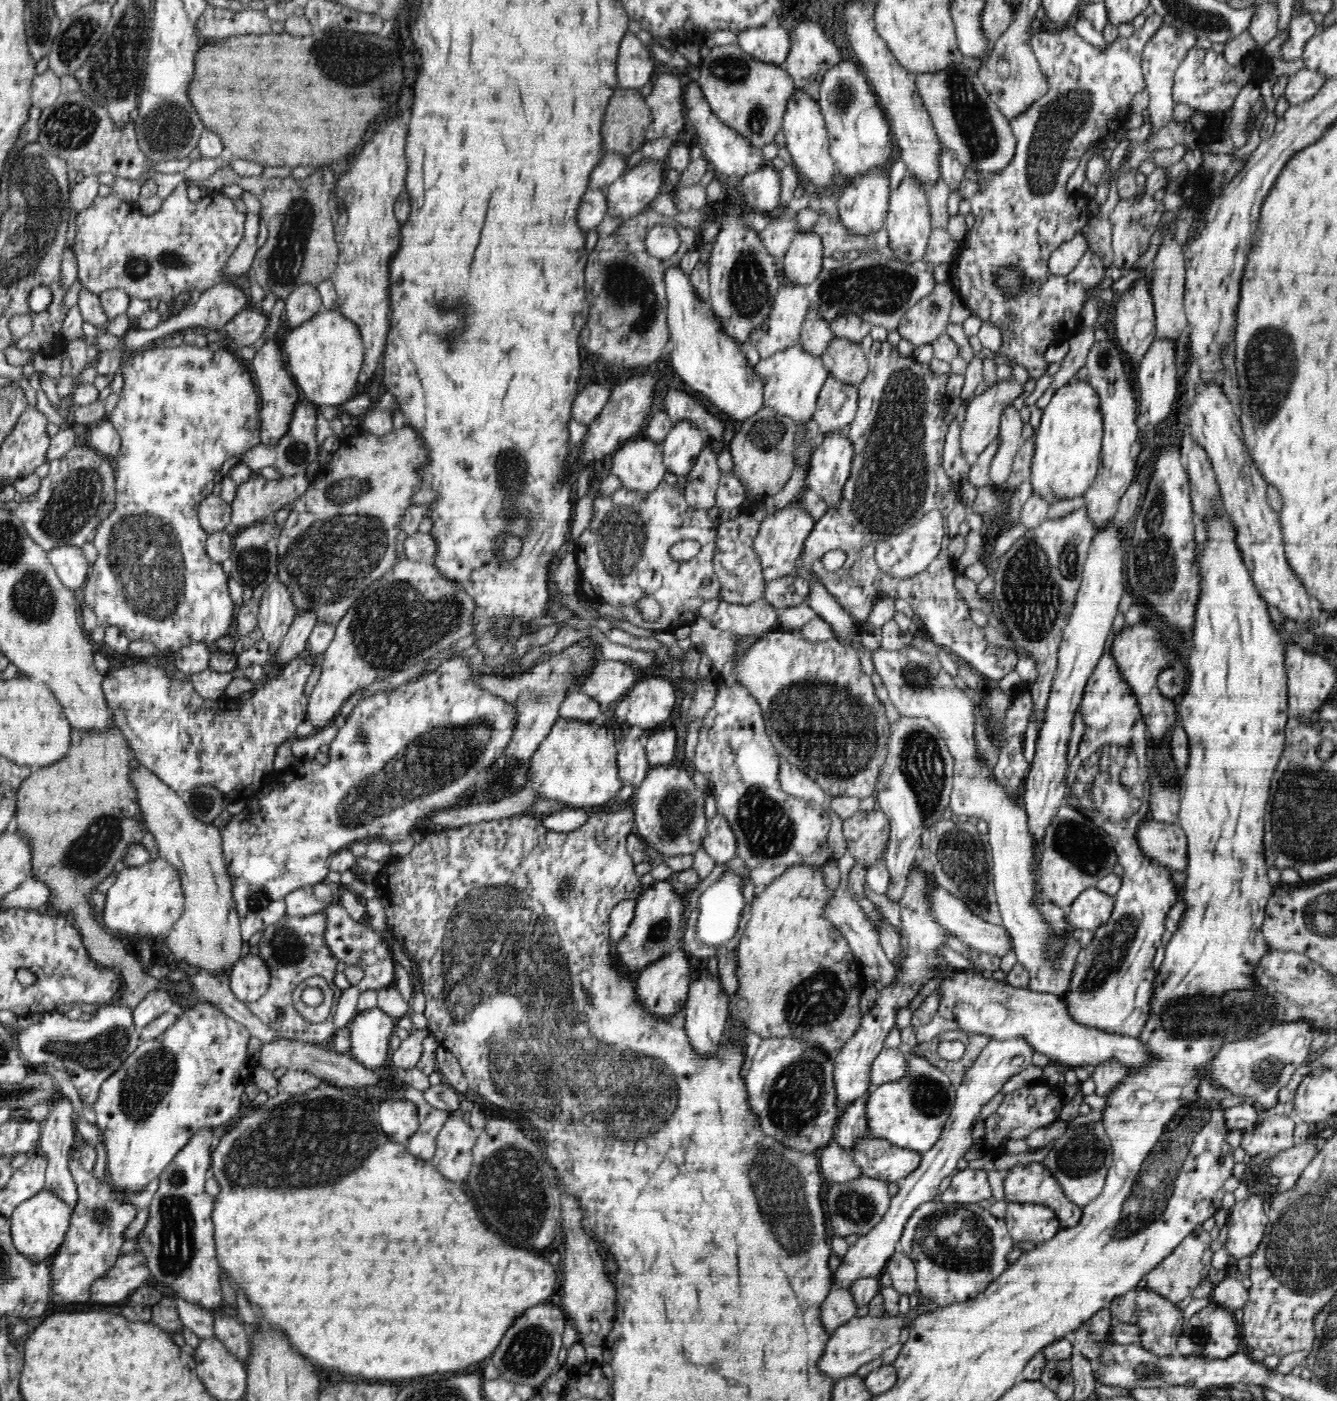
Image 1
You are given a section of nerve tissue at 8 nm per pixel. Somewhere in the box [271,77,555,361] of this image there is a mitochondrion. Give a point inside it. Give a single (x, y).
(452, 336)

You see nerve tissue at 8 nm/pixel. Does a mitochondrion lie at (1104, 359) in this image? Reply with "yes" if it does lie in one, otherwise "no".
yes

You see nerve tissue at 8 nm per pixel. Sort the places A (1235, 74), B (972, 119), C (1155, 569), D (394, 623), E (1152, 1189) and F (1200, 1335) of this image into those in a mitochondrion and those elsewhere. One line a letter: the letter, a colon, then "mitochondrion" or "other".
A: other
B: mitochondrion
C: mitochondrion
D: mitochondrion
E: mitochondrion
F: mitochondrion

